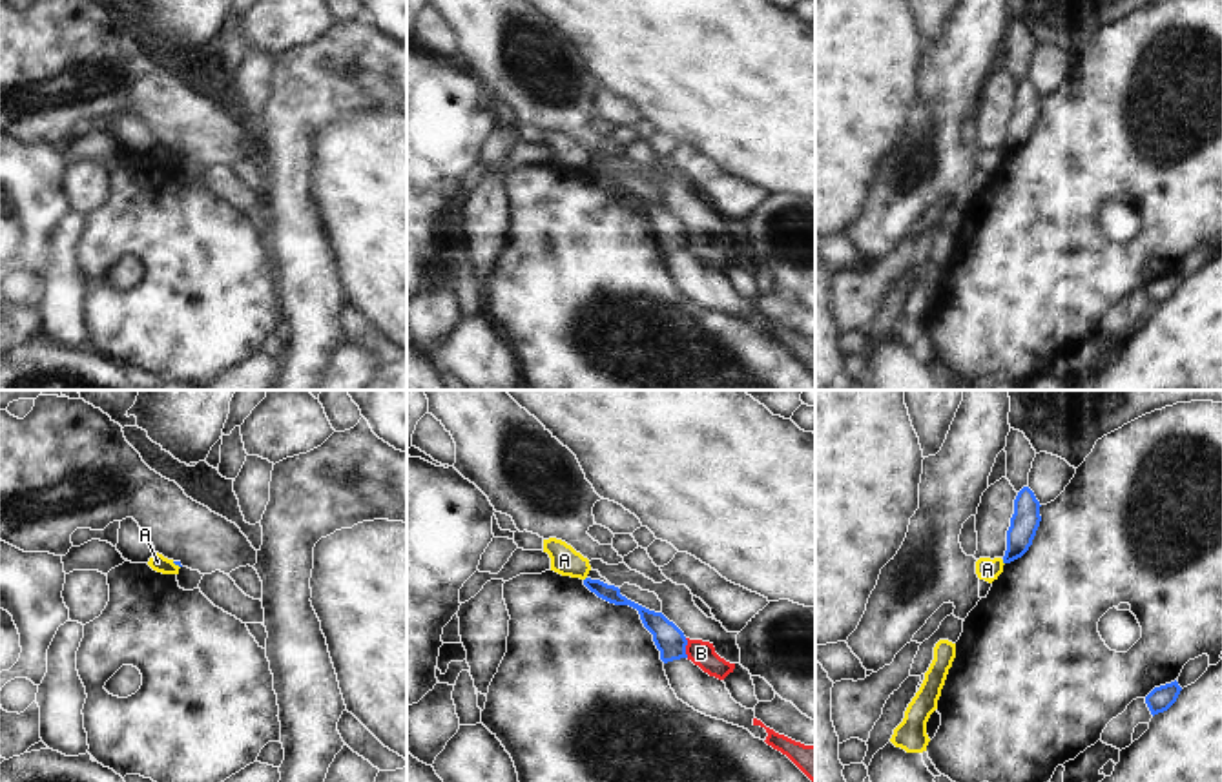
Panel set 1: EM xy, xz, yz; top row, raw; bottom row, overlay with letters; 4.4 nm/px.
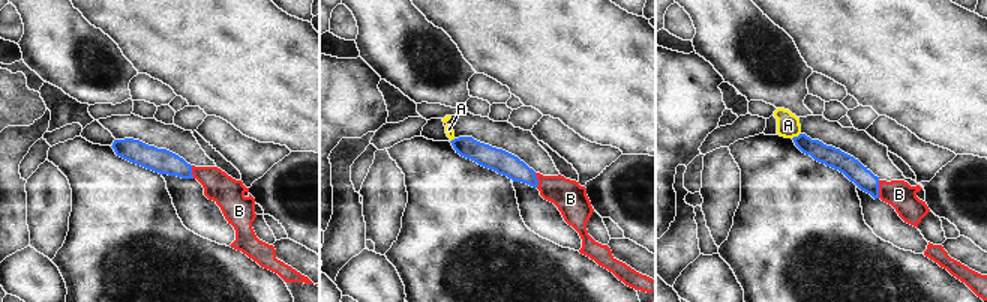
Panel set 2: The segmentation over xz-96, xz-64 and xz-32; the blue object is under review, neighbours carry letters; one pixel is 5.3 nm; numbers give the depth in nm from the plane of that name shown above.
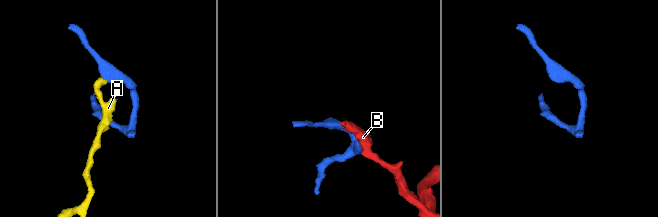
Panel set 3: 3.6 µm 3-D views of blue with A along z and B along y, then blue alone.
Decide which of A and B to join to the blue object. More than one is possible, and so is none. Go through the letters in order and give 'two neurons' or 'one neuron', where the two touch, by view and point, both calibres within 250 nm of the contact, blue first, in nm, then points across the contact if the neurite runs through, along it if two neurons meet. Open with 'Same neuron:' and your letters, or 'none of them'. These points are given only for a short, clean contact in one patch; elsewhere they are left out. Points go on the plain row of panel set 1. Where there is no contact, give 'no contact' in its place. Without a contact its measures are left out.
Same neuron: none of them
A: two neurons; meets blue in xy at (176, 155); 20 nm thick on the blue side, 80 nm on the other; border along xy (172, 154), (179, 159)
B: two neurons; meets blue in xz at (684, 239); 140 nm thick on the blue side, 110 nm on the other

